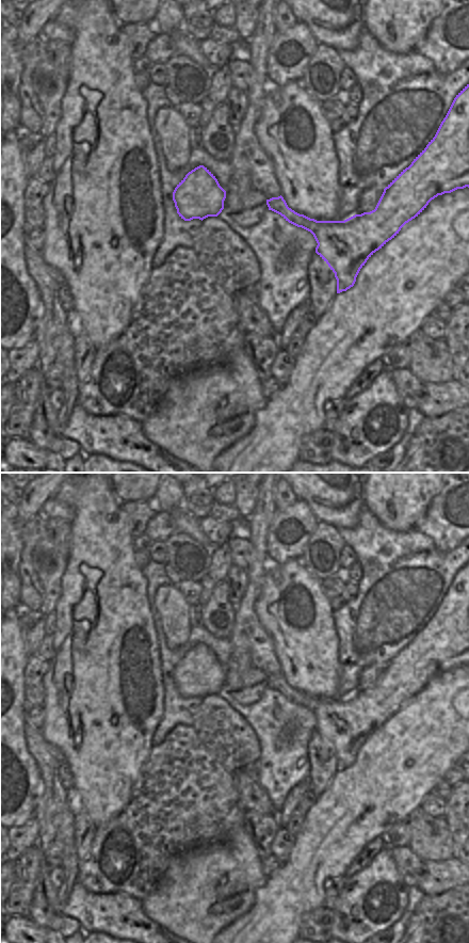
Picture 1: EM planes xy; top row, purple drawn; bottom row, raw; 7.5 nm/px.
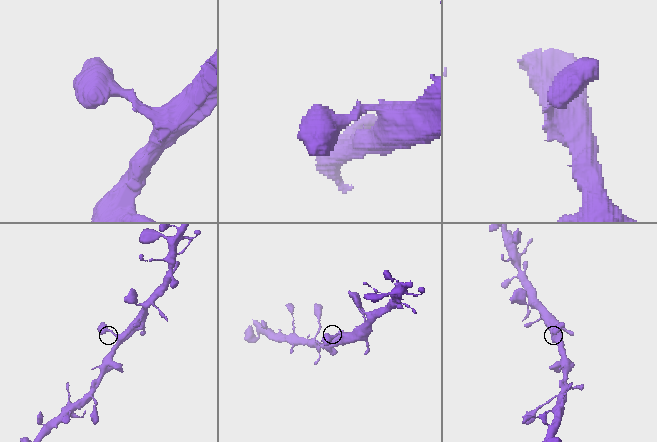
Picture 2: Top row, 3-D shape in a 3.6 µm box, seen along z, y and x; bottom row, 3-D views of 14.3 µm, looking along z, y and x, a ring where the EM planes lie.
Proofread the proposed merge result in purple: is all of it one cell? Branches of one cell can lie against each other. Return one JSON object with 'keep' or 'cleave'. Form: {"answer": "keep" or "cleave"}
{"answer": "keep"}

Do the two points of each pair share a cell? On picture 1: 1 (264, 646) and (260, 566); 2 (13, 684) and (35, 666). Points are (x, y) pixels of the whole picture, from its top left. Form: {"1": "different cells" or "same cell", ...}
{"1": "same cell", "2": "different cells"}

